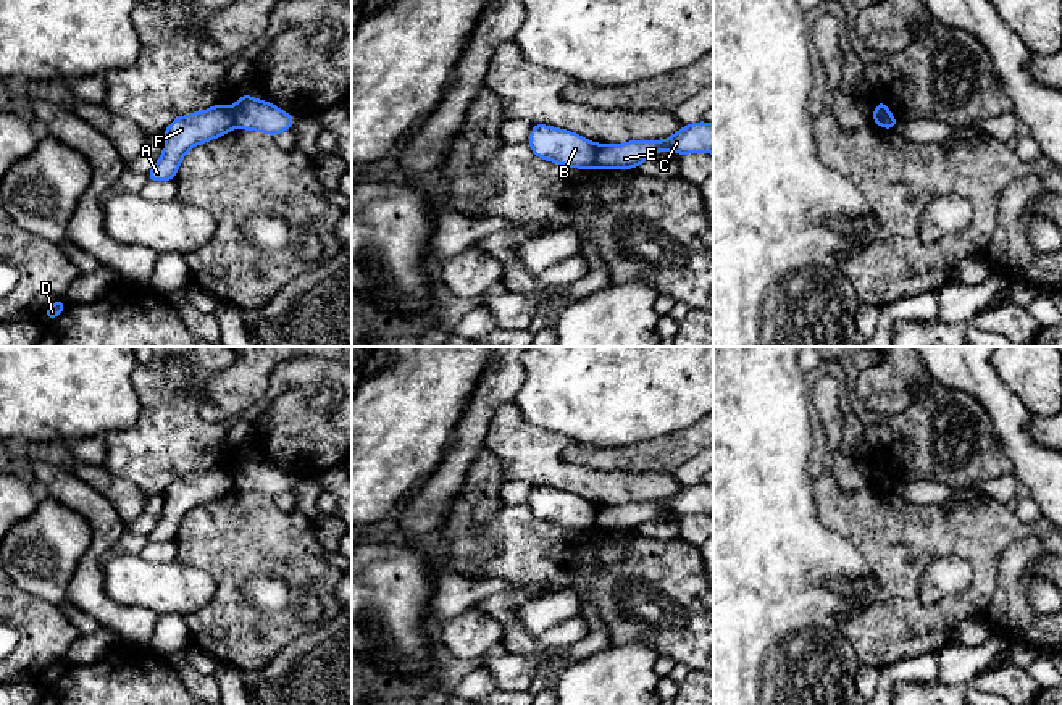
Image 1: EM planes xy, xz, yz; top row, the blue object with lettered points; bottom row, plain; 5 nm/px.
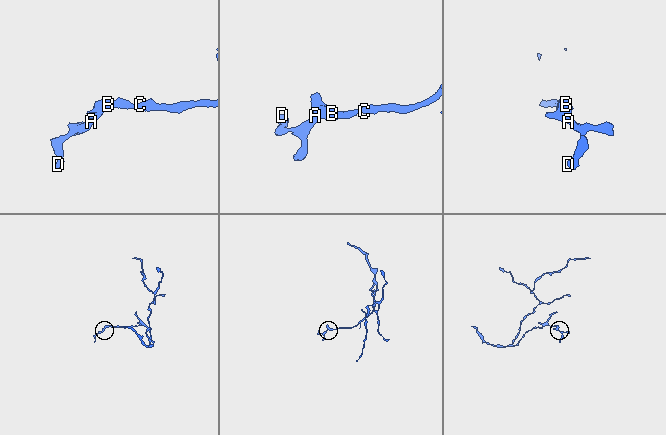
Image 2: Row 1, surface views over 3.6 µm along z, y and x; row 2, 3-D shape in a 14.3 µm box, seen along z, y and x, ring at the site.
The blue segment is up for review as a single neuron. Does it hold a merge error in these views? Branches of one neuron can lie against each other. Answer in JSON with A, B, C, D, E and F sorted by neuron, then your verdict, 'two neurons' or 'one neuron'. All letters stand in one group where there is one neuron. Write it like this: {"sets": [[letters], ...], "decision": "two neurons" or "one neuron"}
{"sets": [["A", "B", "D", "F"], ["C", "E"]], "decision": "two neurons"}

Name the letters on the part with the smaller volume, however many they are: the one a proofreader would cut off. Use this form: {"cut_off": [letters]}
{"cut_off": ["A", "B", "D", "F"]}

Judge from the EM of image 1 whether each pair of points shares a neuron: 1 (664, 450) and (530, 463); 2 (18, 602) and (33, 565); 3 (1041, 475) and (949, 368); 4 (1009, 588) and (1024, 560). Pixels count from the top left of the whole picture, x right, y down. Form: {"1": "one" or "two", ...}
{"1": "two", "2": "two", "3": "one", "4": "one"}

